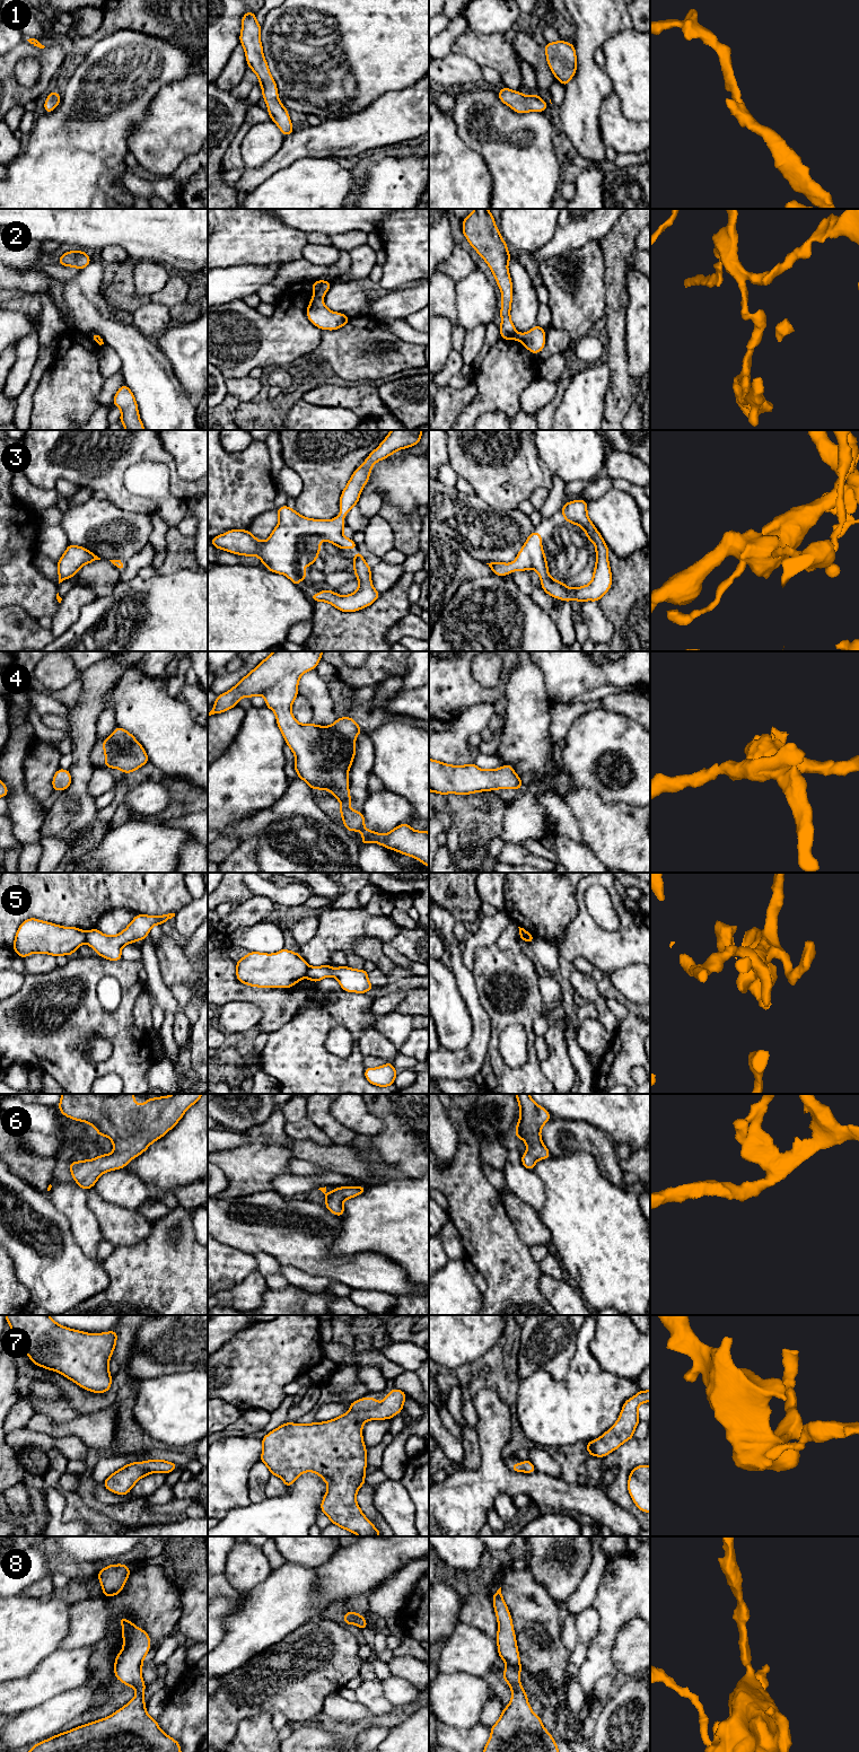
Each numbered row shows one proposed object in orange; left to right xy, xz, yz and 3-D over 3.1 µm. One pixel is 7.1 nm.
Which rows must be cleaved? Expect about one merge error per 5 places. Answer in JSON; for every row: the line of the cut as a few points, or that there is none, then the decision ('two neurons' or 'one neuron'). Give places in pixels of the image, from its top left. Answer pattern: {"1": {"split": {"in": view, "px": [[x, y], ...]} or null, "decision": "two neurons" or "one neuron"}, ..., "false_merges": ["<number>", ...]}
{"1": {"split": null, "decision": "one neuron"}, "2": {"split": {"in": "xz", "px": [[314, 296], [321, 298]]}, "decision": "two neurons"}, "3": {"split": null, "decision": "one neuron"}, "4": {"split": null, "decision": "one neuron"}, "5": {"split": {"in": "xy", "px": [[87, 931], [85, 942]]}, "decision": "two neurons"}, "6": {"split": null, "decision": "one neuron"}, "7": {"split": null, "decision": "one neuron"}, "8": {"split": null, "decision": "one neuron"}, "false_merges": ["2", "5"]}

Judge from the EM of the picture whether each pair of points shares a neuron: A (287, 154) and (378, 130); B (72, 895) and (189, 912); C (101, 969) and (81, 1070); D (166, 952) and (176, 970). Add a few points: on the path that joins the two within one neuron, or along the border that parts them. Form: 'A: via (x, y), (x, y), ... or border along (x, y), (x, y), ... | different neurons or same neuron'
A: via (309, 142), (356, 134) | same neuron
B: border along (192, 899), (175, 913) | different neurons
C: via (88, 993), (70, 1021), (70, 1045) | same neuron
D: via (171, 956), (174, 965) | same neuron

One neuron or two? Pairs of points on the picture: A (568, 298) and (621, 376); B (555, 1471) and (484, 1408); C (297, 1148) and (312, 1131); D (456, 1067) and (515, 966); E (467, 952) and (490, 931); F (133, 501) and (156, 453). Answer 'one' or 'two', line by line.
A: two
B: two
C: two
D: two
E: one
F: one

